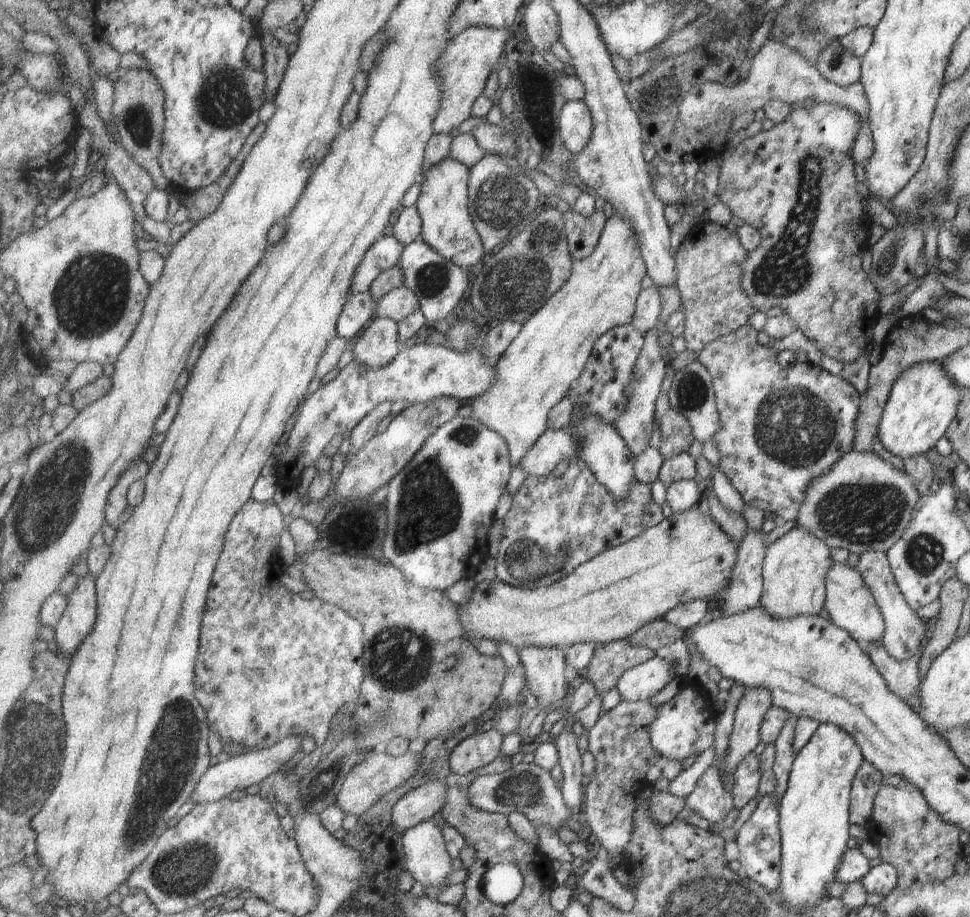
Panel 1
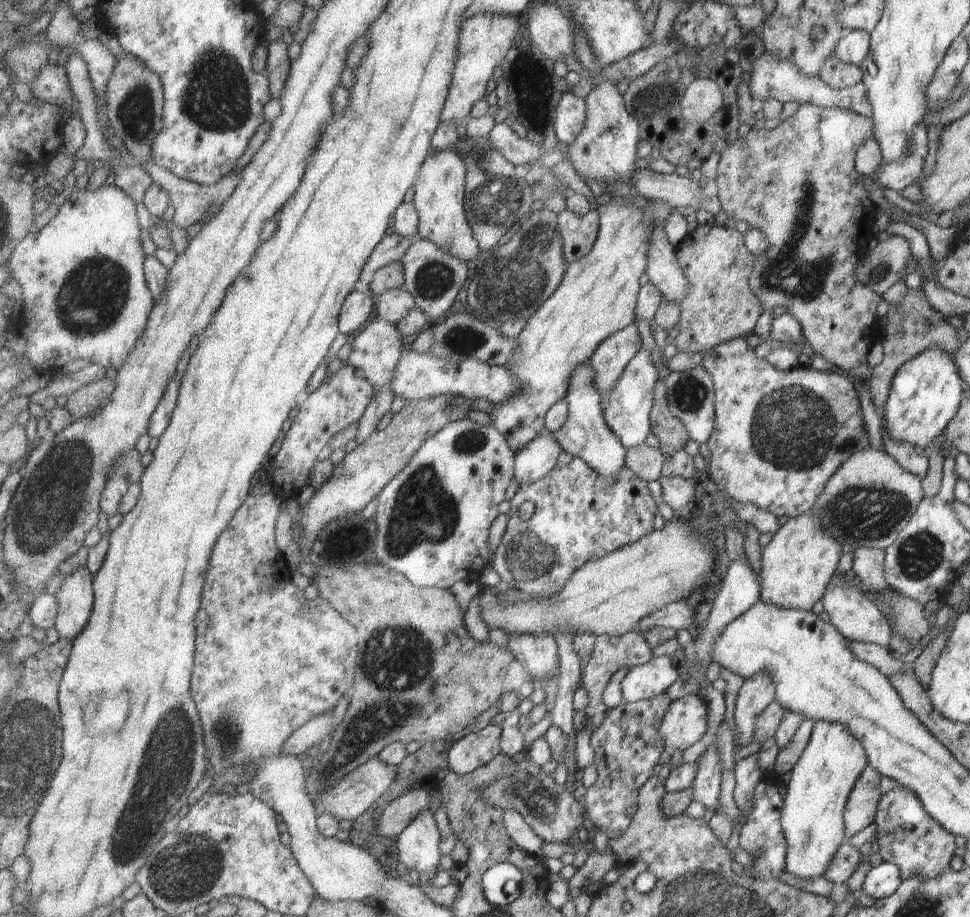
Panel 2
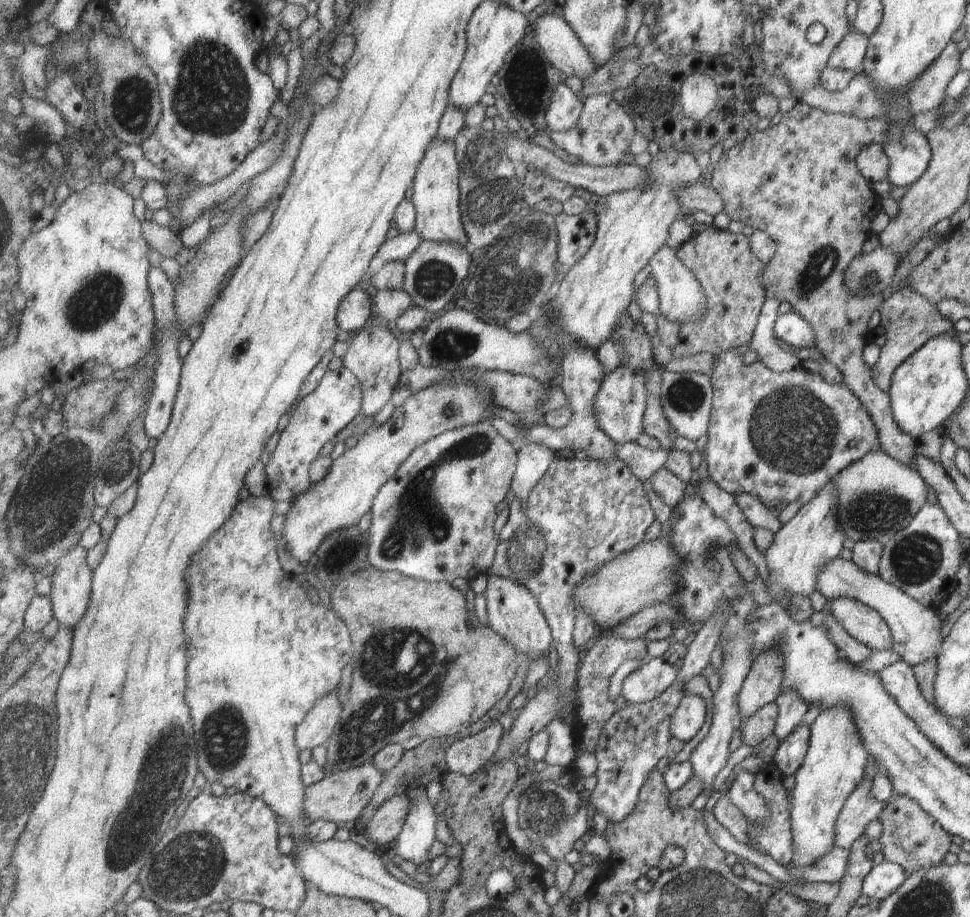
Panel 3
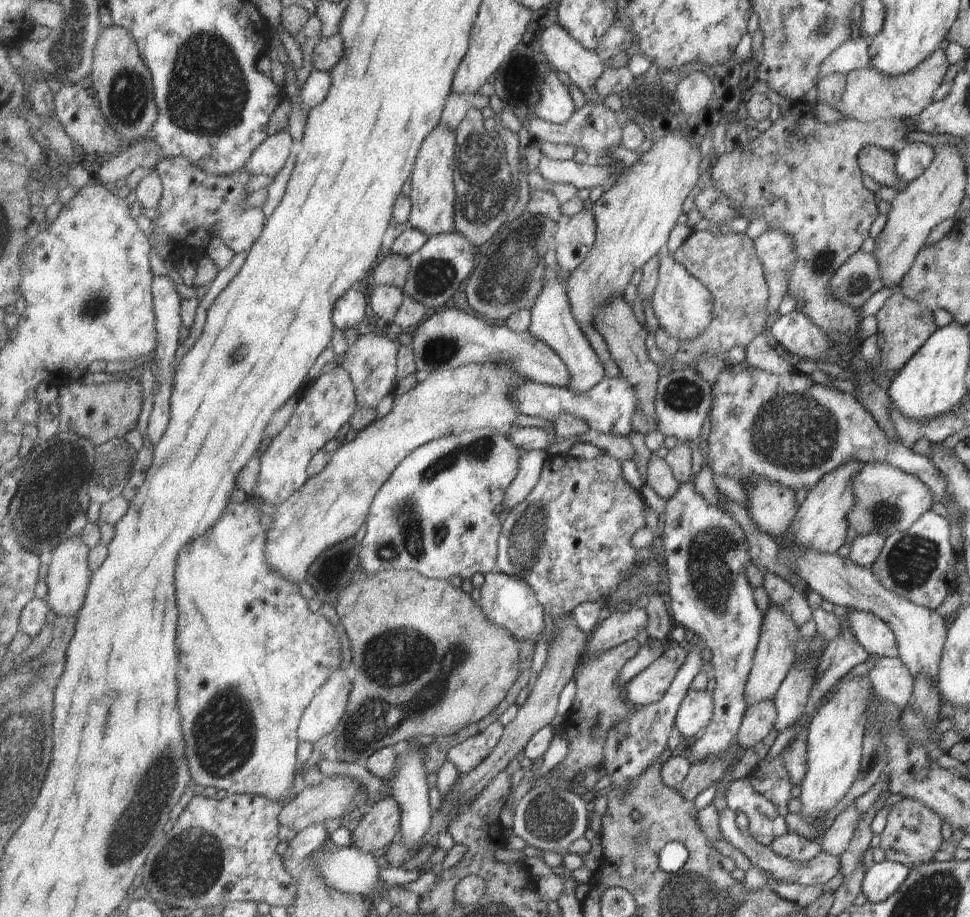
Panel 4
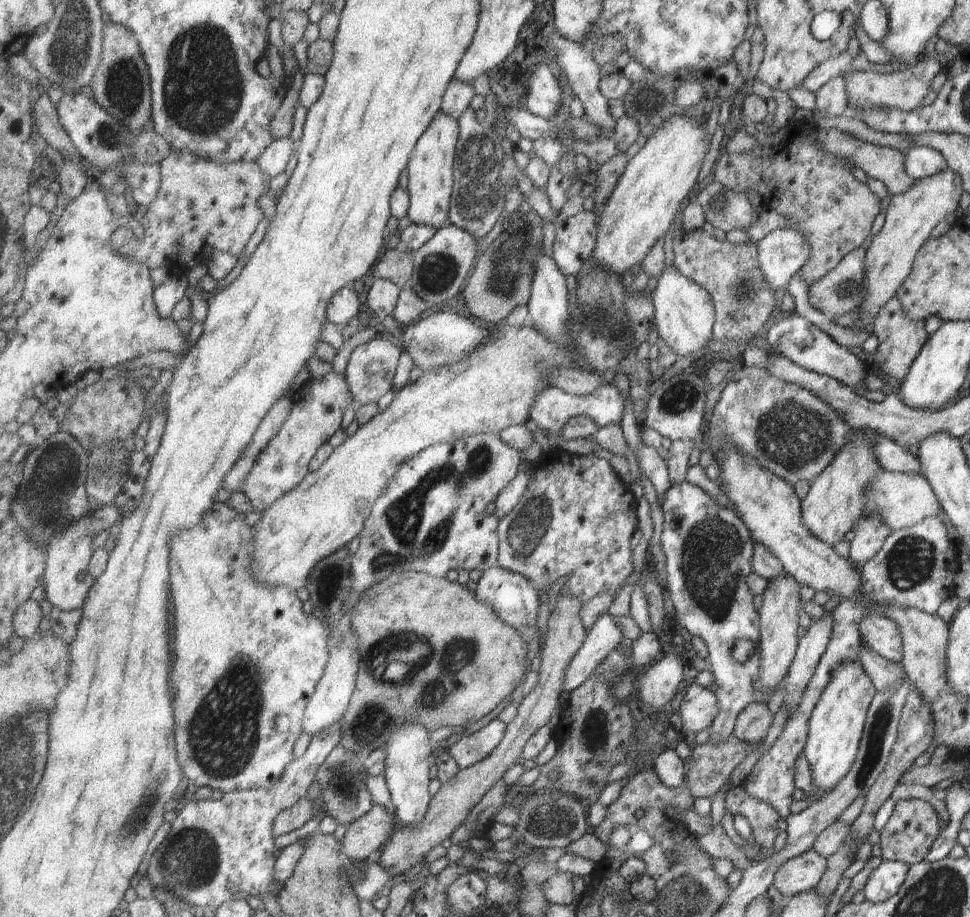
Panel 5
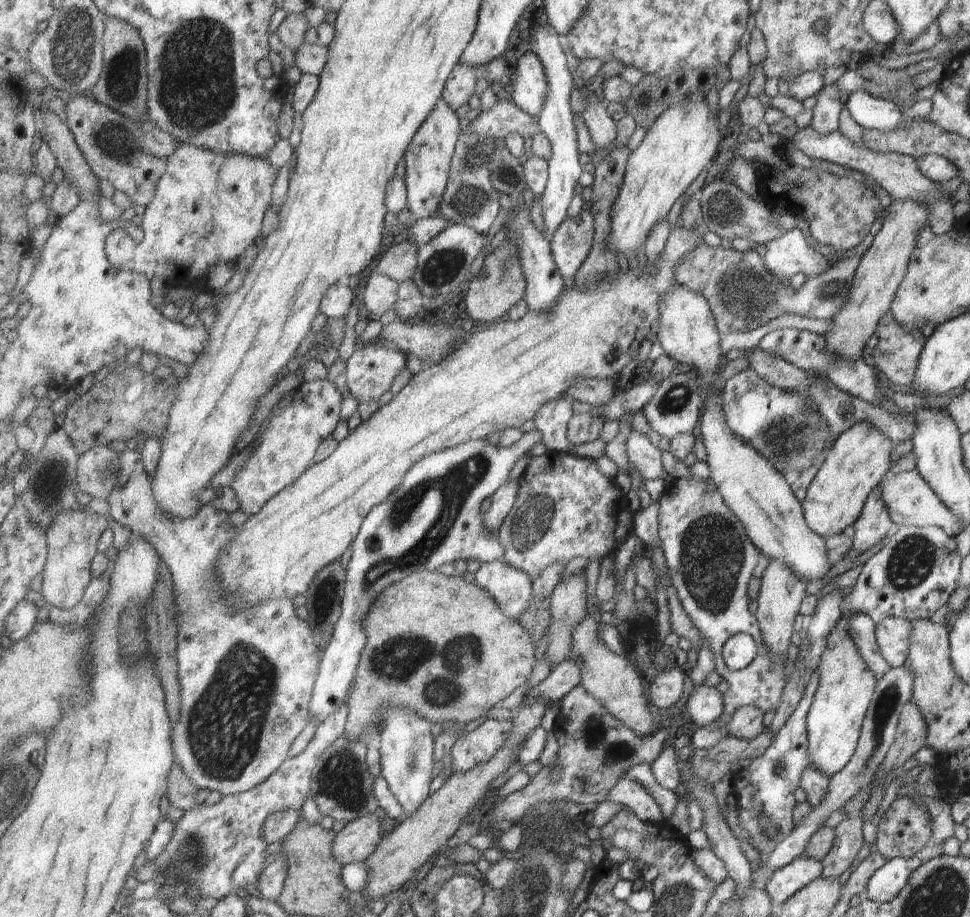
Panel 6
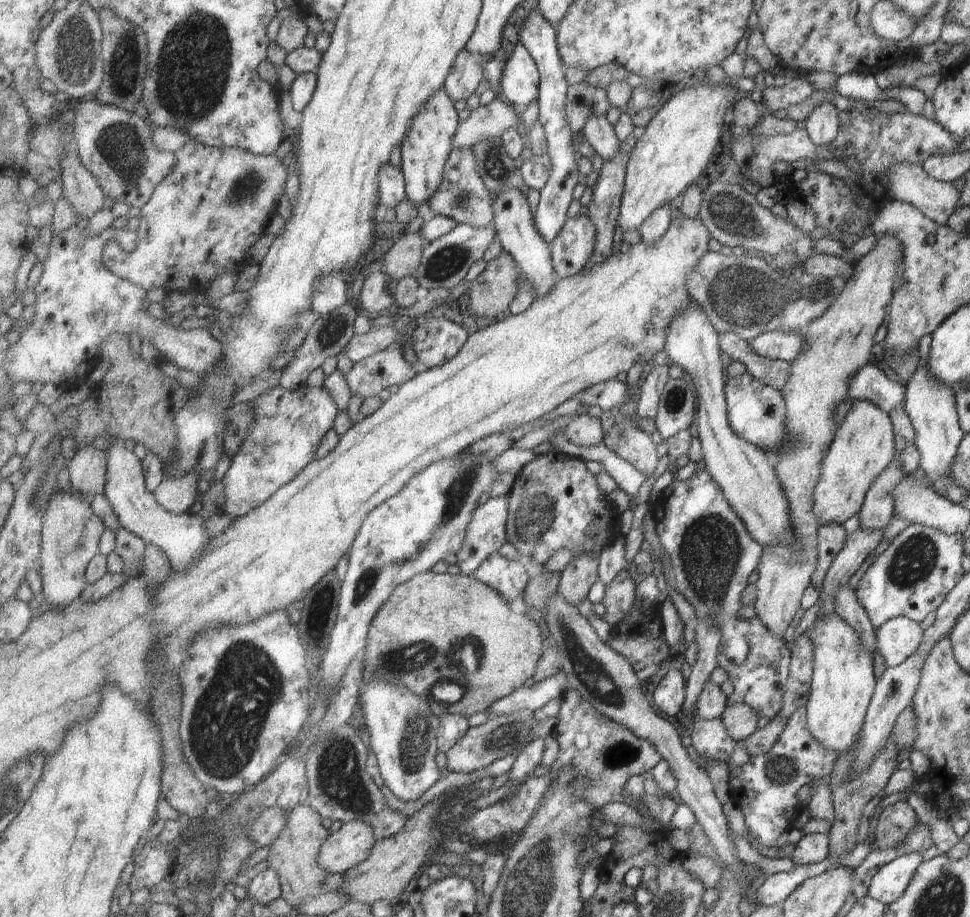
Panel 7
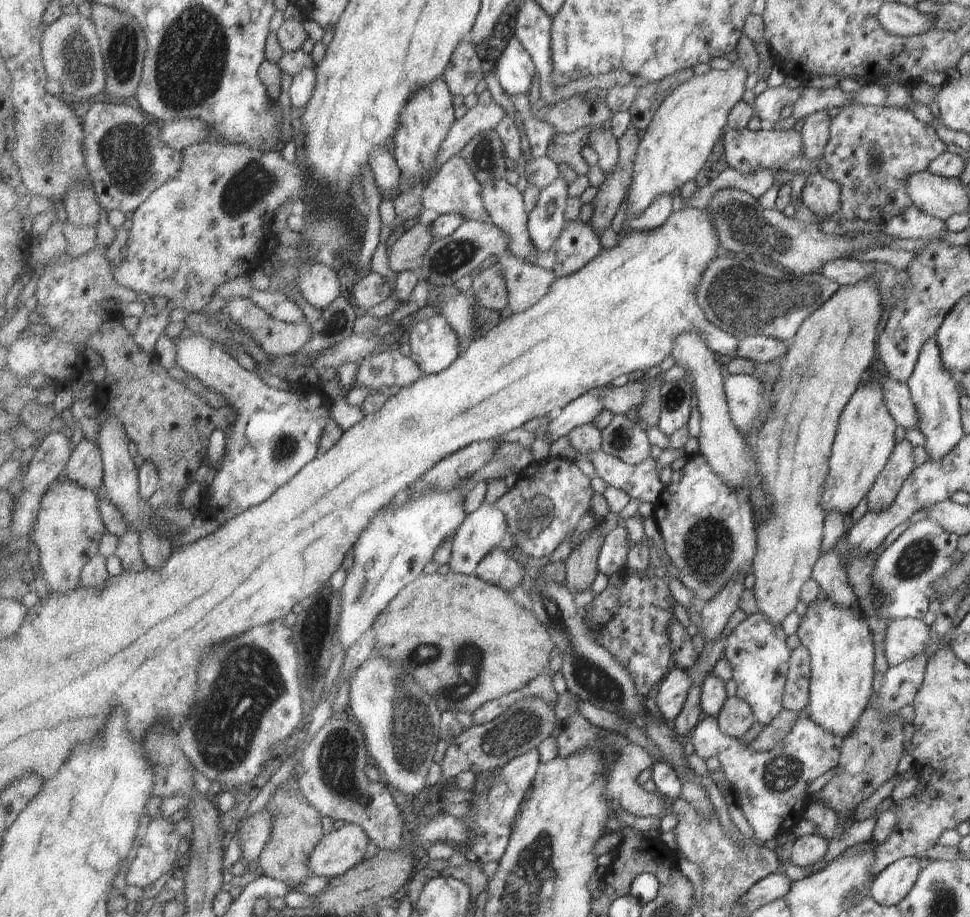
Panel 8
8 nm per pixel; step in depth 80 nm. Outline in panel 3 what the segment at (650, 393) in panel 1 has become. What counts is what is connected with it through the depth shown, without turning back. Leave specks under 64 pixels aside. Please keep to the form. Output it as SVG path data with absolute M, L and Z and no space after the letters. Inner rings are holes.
M621 366L617 371L606 374L601 390L595 402L595 414L599 428L607 432L618 444L636 443L641 434L645 434L645 412L647 412L647 378L641 372L635 372L631 366Z

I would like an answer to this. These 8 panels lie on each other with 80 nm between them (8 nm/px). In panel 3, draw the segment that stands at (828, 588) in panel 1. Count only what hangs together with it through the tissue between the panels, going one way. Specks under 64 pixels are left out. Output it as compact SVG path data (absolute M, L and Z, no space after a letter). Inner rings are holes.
M831 598L830 615L848 636L870 650L891 650L892 638L881 616L863 602Z

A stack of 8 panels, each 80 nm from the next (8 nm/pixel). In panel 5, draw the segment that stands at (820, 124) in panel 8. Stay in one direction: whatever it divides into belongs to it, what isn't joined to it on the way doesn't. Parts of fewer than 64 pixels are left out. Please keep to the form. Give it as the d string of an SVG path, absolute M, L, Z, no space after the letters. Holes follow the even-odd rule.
M831 78L814 93L815 108L819 116L833 117L847 113L847 98L845 95L844 78Z

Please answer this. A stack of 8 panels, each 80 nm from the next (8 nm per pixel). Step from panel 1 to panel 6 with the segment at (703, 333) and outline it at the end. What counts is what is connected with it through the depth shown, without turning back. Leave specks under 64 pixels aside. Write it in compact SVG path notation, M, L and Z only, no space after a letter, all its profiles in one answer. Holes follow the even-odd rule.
M705 244L693 251L675 270L675 280L679 285L688 287L708 300L721 336L731 334L734 330L751 332L783 314L829 320L844 303L859 260L859 256L851 256L837 261L816 277L807 278L798 289L792 289L788 279L775 276L767 270L763 257L757 251L748 249L738 252L721 247Z

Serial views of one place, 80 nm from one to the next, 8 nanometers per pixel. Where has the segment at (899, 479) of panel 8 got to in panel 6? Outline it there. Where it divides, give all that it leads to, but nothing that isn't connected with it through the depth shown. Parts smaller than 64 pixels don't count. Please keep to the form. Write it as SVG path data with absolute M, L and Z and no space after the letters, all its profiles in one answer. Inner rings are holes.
M875 487L866 496L861 513L852 526L855 532L851 537L849 551L855 552L857 556L880 543L881 539L887 536L889 530L895 527L885 512L879 487Z

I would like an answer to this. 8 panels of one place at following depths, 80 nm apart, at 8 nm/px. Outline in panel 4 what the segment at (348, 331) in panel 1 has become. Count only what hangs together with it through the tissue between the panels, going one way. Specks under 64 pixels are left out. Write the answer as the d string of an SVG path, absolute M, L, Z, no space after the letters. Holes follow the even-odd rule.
M349 290L345 295L335 304L333 312L333 321L336 329L340 331L356 330L363 320L367 312L367 300L361 292L357 290Z

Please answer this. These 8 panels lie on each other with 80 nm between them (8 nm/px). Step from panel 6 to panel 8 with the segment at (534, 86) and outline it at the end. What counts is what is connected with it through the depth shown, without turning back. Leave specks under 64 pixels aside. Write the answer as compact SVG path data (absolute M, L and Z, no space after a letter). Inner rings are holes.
M515 34L509 39L495 66L496 79L509 96L529 94L533 76L538 72L531 54L523 47Z

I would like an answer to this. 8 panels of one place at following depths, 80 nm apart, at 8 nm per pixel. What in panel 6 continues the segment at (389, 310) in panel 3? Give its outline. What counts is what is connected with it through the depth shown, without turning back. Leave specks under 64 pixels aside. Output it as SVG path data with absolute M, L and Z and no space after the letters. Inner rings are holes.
M377 271L368 278L363 291L363 304L372 317L379 318L394 309L400 284Z

